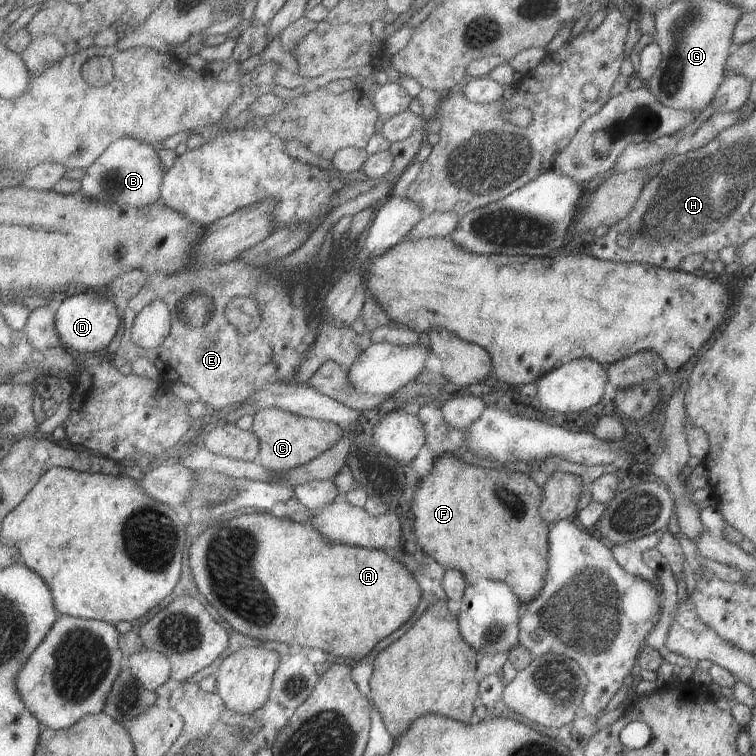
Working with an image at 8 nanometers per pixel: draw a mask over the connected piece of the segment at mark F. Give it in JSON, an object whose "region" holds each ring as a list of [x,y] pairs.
{"region":[[[445,453],[433,461],[432,469],[421,479],[412,500],[418,544],[424,554],[437,559],[445,568],[461,570],[467,576],[467,584],[473,584],[477,578],[506,582],[525,604],[543,586],[547,568],[549,524],[538,513],[541,495],[541,486],[528,474],[505,466],[472,465],[455,453]]]}

